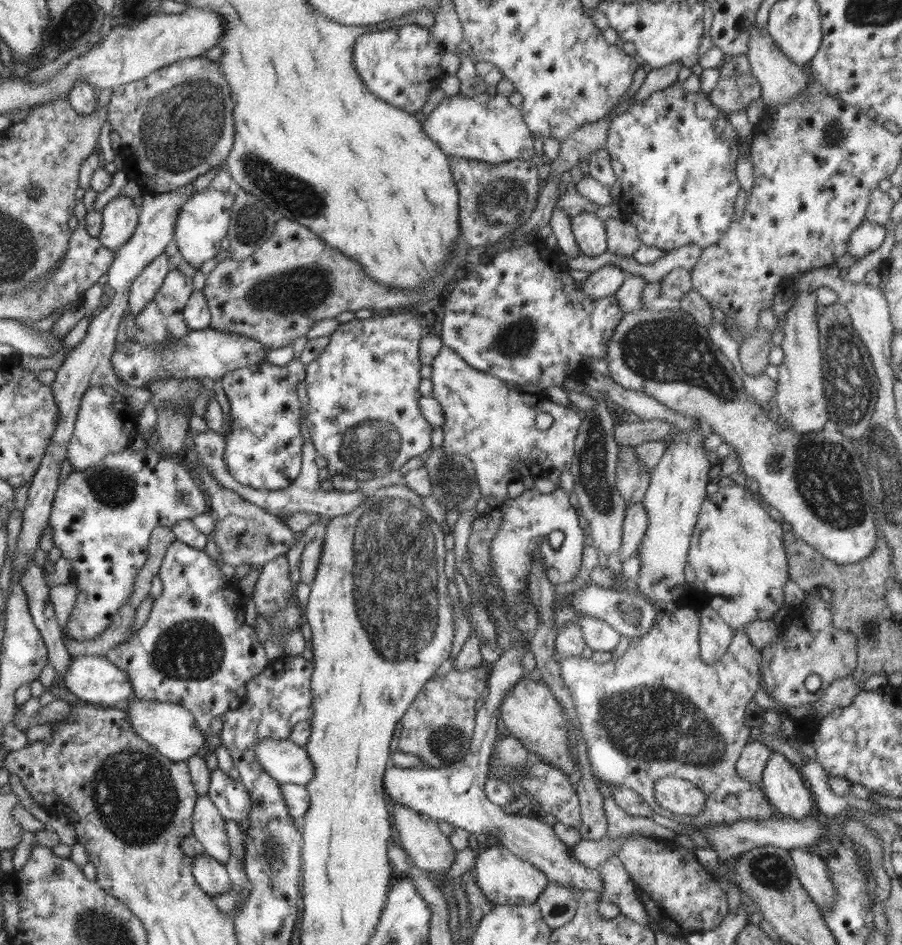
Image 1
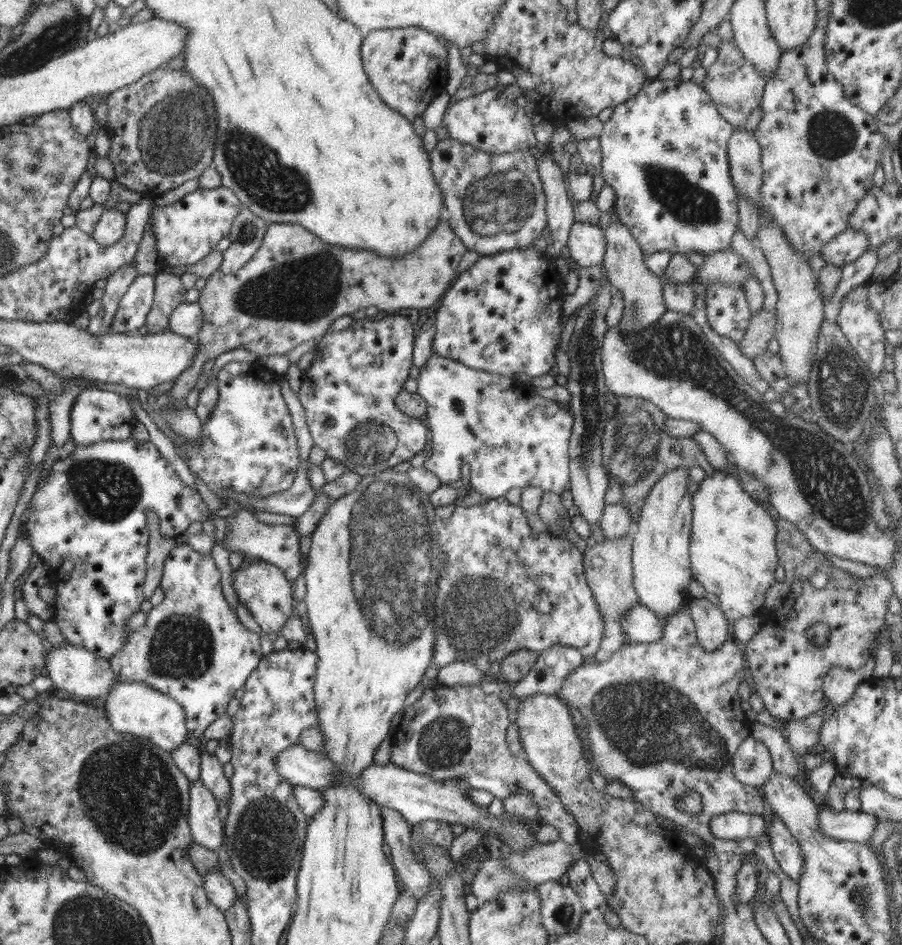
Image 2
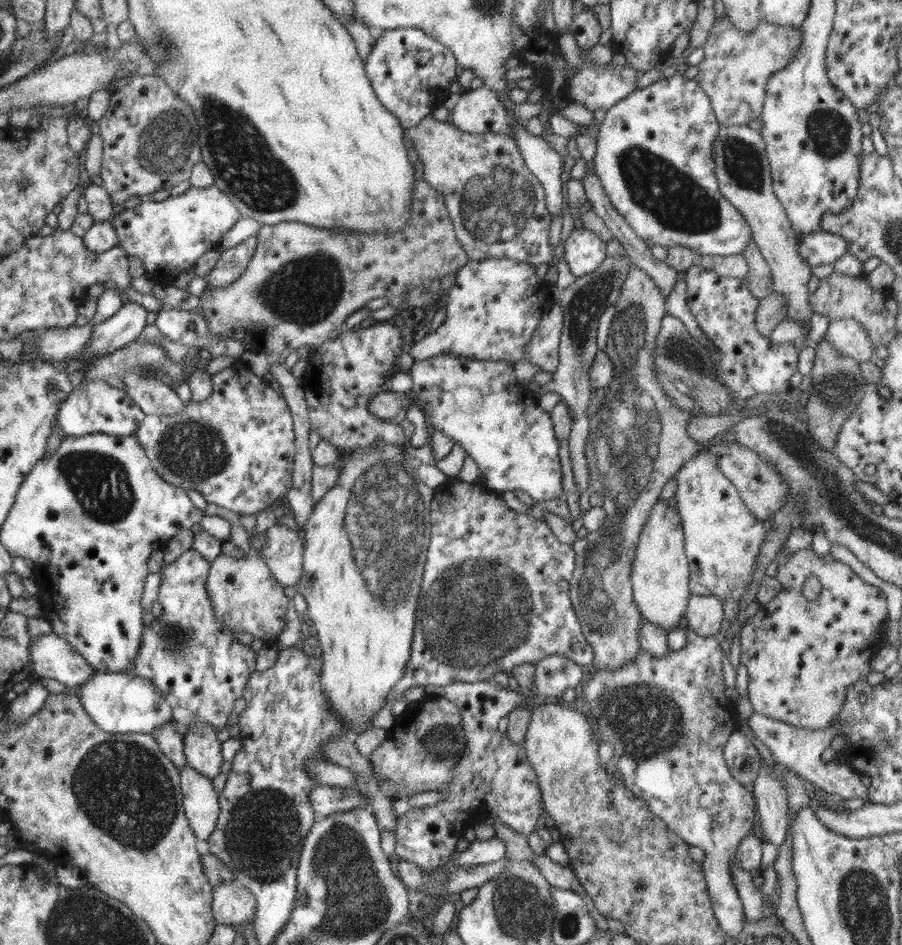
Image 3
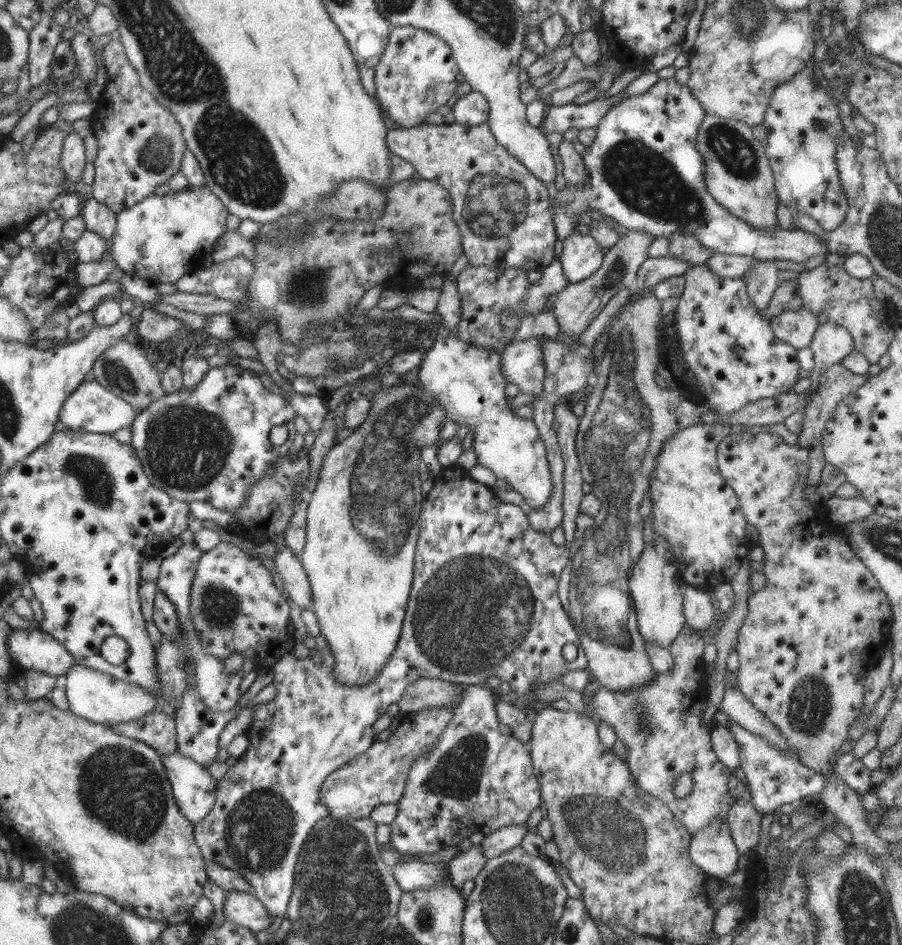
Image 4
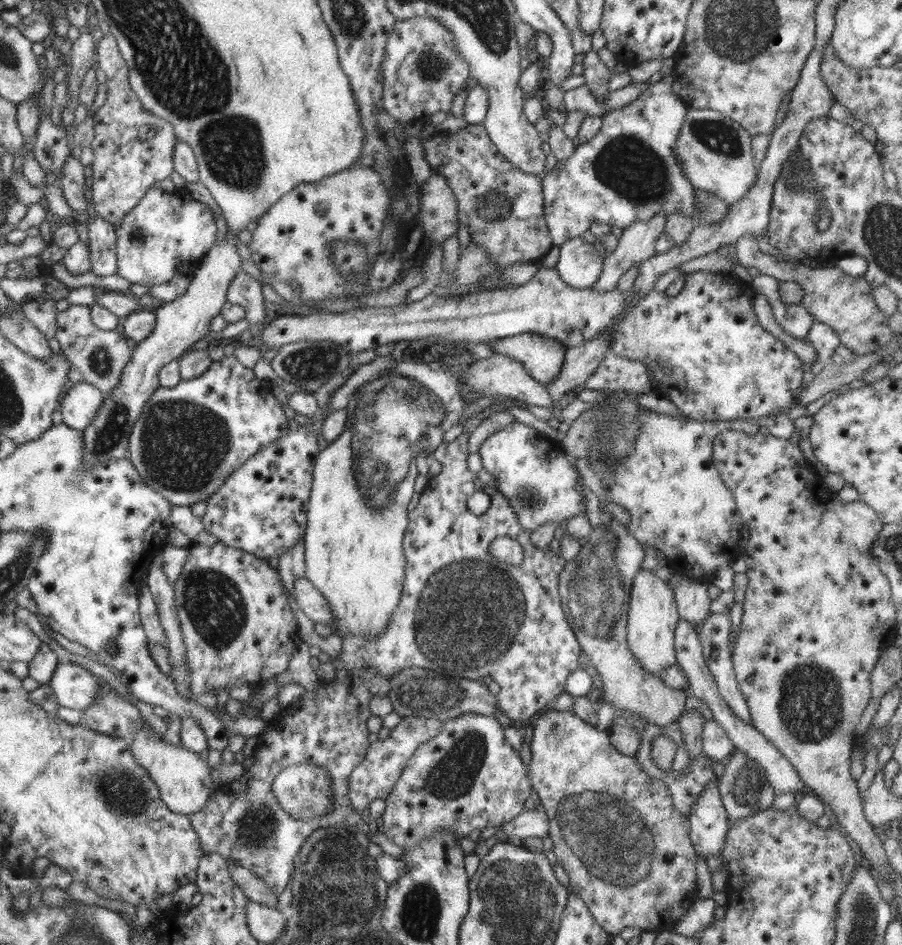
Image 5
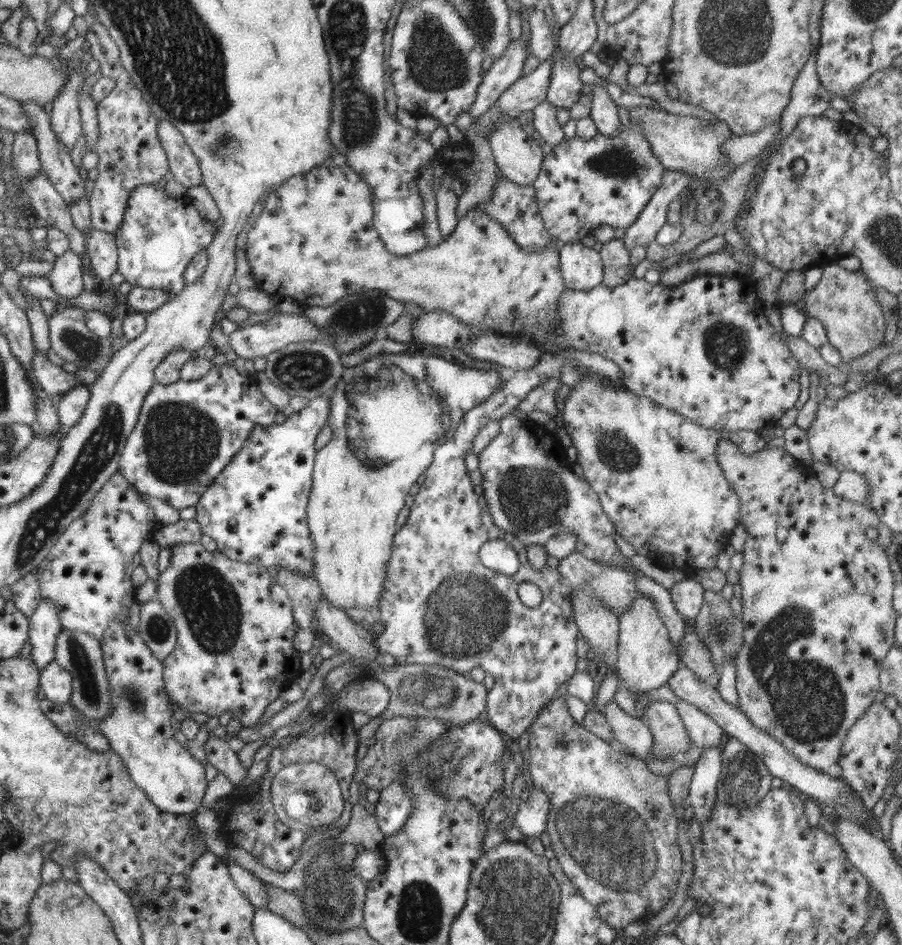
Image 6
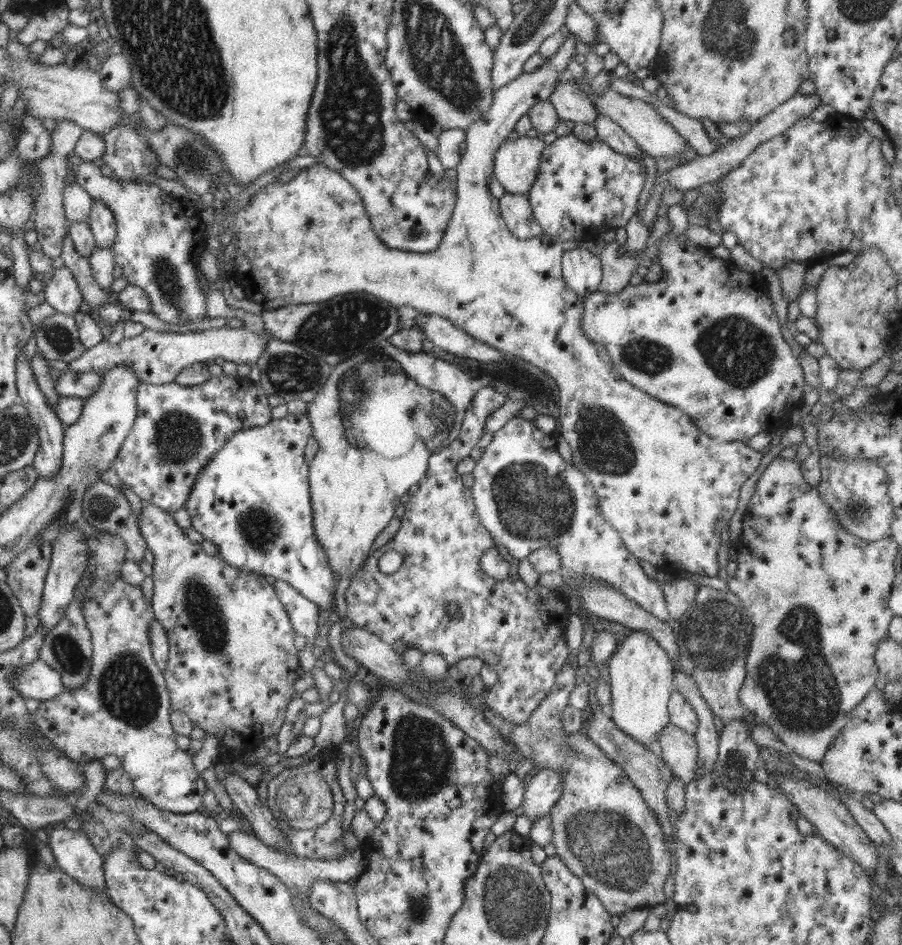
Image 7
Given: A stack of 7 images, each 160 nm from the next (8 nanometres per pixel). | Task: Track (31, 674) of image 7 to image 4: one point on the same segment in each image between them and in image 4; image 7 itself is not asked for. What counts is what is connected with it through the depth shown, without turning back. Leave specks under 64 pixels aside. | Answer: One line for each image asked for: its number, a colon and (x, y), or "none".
4: (93, 695)
5: (74, 686)
6: (56, 683)

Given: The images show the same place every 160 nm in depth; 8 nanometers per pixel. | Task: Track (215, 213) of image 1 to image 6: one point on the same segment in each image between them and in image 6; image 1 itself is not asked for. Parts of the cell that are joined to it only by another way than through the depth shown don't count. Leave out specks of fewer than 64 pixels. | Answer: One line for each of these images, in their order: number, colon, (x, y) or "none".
2: (187, 230)
3: (168, 237)
4: (160, 238)
5: (164, 235)
6: (158, 237)

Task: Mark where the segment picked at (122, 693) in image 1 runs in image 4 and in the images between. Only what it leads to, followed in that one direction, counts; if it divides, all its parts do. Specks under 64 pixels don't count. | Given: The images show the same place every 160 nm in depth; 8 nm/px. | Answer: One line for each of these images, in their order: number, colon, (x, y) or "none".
2: (74, 669)
3: (52, 657)
4: (32, 649)

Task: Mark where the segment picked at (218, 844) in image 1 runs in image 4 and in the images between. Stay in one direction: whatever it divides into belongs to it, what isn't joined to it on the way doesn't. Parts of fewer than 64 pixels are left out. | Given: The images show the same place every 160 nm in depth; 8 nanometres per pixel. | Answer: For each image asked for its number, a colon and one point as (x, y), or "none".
2: (204, 822)
3: (201, 804)
4: (193, 788)

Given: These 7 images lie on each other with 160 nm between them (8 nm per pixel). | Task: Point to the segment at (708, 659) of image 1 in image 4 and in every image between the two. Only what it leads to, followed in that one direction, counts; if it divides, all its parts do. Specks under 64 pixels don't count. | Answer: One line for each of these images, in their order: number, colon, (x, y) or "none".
2: (712, 629)
3: (704, 614)
4: (698, 609)

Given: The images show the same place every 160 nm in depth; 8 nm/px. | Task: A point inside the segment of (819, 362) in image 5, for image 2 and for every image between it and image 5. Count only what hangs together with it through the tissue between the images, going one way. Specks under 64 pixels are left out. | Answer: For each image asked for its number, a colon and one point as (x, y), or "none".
2: (859, 322)
3: (848, 336)
4: (831, 343)

